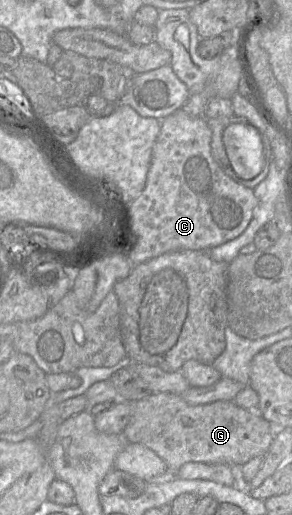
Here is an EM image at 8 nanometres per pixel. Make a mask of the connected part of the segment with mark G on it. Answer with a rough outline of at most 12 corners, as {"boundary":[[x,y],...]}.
{"boundary":[[161,392],[131,403],[122,432],[175,475],[243,465],[276,430],[233,401]]}

